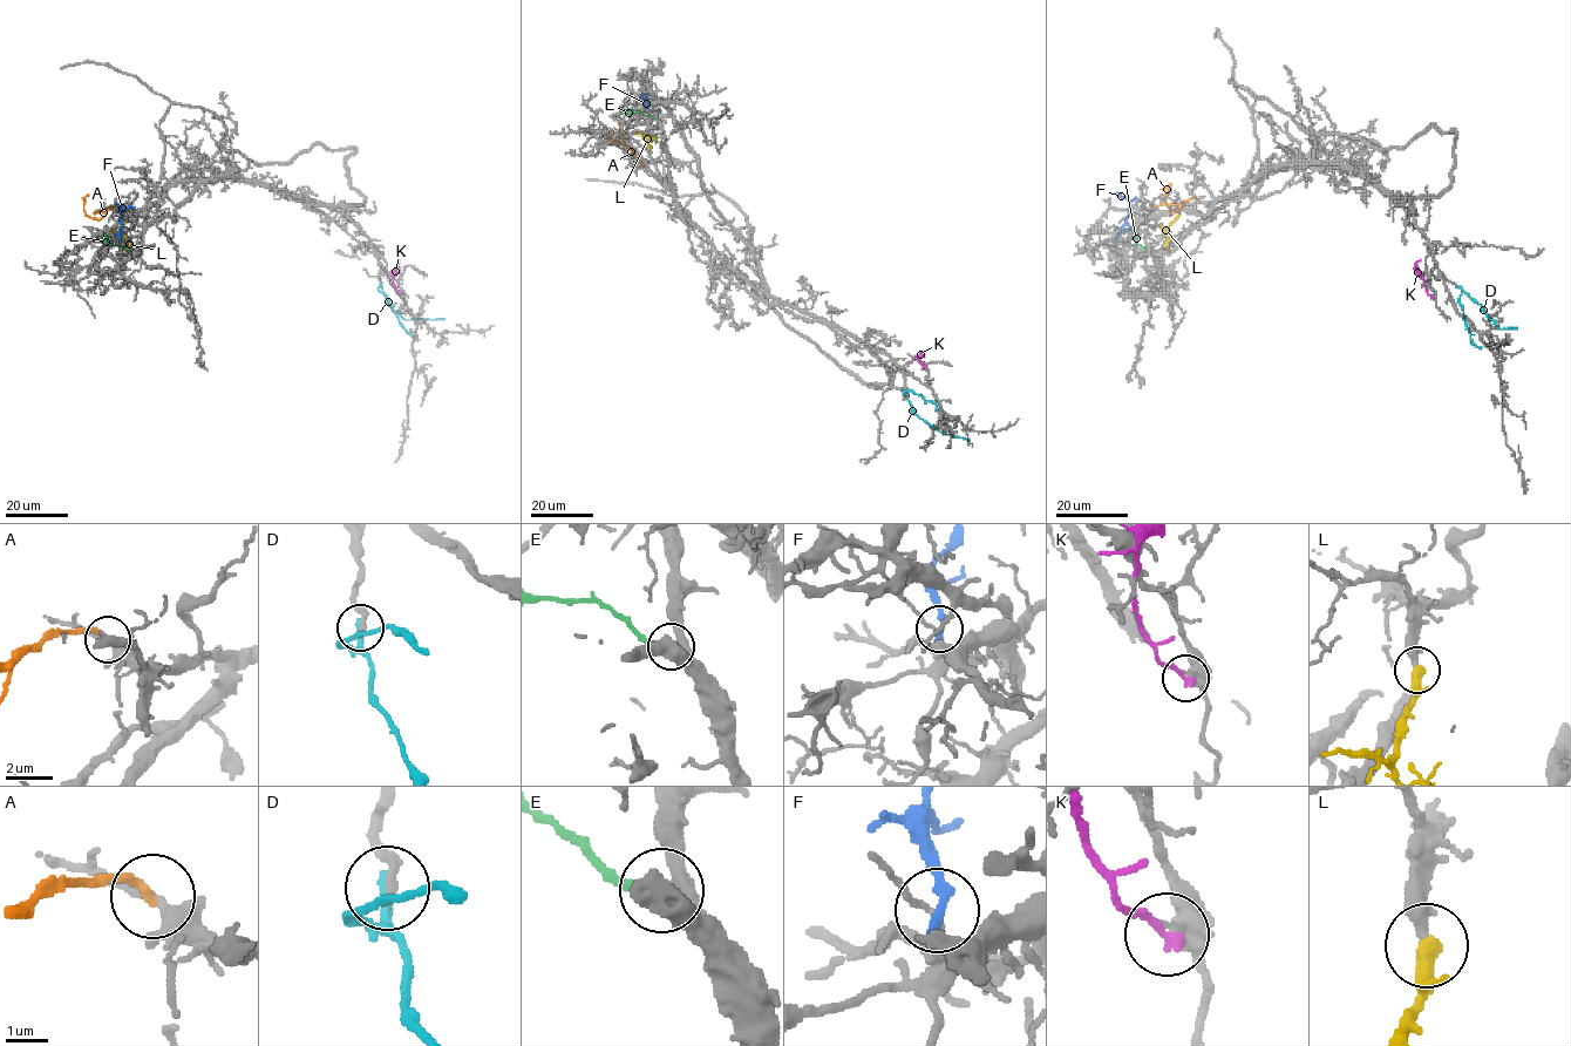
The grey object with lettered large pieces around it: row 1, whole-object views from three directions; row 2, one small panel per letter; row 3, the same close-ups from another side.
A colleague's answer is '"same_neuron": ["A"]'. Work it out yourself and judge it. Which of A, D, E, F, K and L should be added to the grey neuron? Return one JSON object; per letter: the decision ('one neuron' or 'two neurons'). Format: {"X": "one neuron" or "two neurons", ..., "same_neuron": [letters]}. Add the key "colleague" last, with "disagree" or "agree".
{"A": "two neurons", "D": "two neurons", "E": "two neurons", "F": "two neurons", "K": "two neurons", "L": "one neuron", "same_neuron": ["L"], "colleague": "disagree"}

